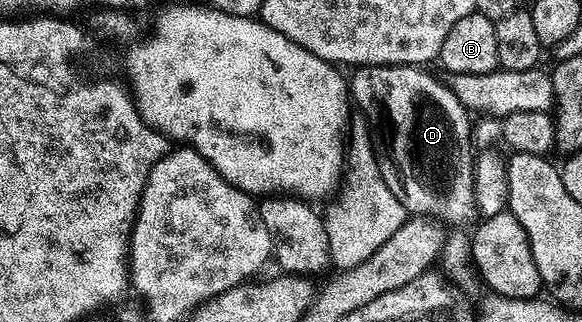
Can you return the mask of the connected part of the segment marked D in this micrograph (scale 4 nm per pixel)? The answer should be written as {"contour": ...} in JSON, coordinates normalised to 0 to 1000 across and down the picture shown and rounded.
{"contour":[[[720,202],[620,208],[608,230],[600,245],[600,307],[608,329],[612,320],[613,345],[631,366],[648,512],[675,609],[706,668],[753,674],[770,696],[782,693],[775,699],[808,696],[820,668],[813,612],[813,382],[802,335],[785,314],[773,267],[763,248],[759,258],[746,245],[734,214]]]}

